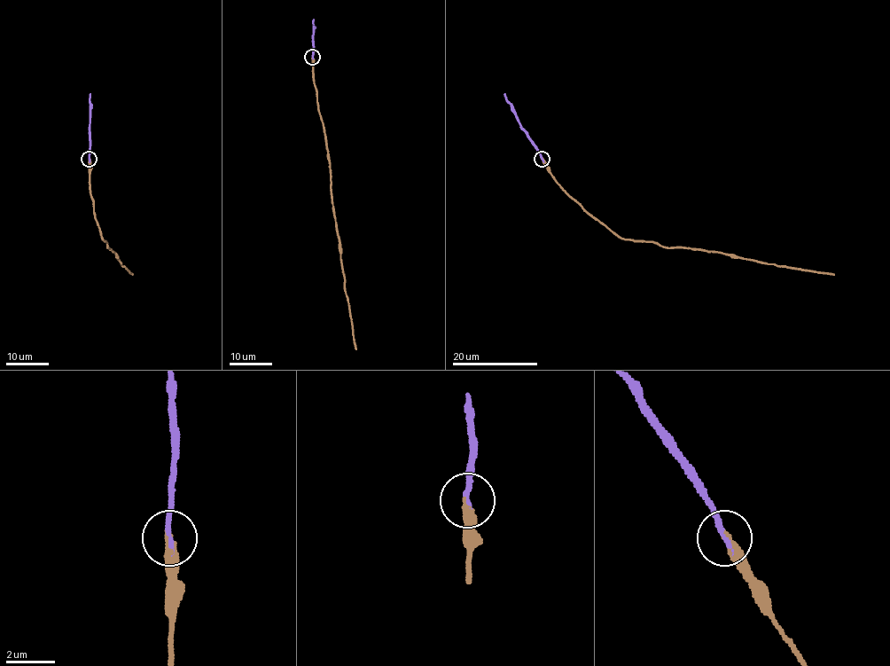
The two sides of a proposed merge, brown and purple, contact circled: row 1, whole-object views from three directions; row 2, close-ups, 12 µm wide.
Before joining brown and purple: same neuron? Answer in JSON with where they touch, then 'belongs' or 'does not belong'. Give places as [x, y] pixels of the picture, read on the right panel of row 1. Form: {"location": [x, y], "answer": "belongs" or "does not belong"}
{"location": [542, 159], "answer": "belongs"}

